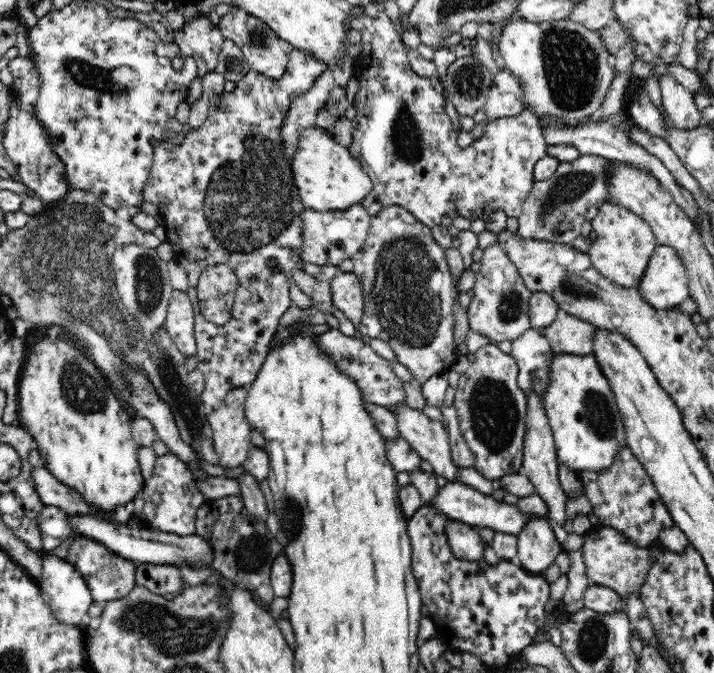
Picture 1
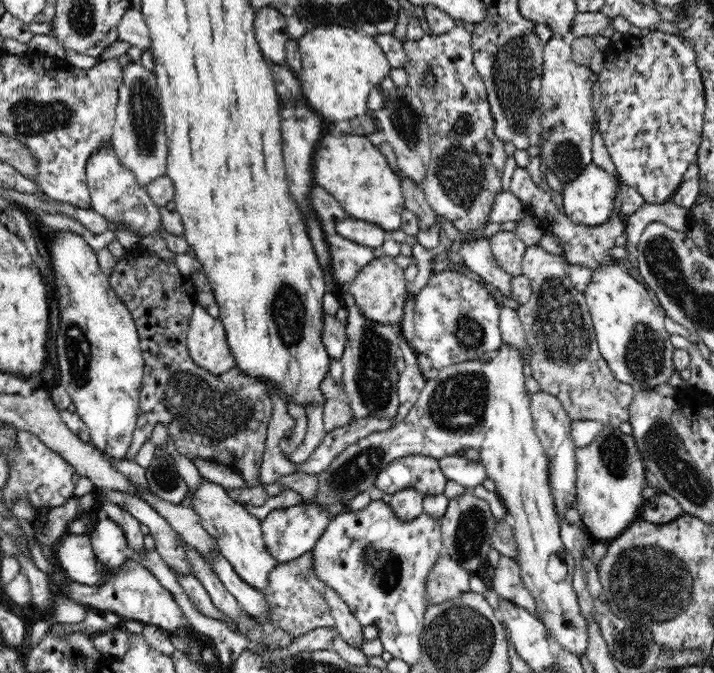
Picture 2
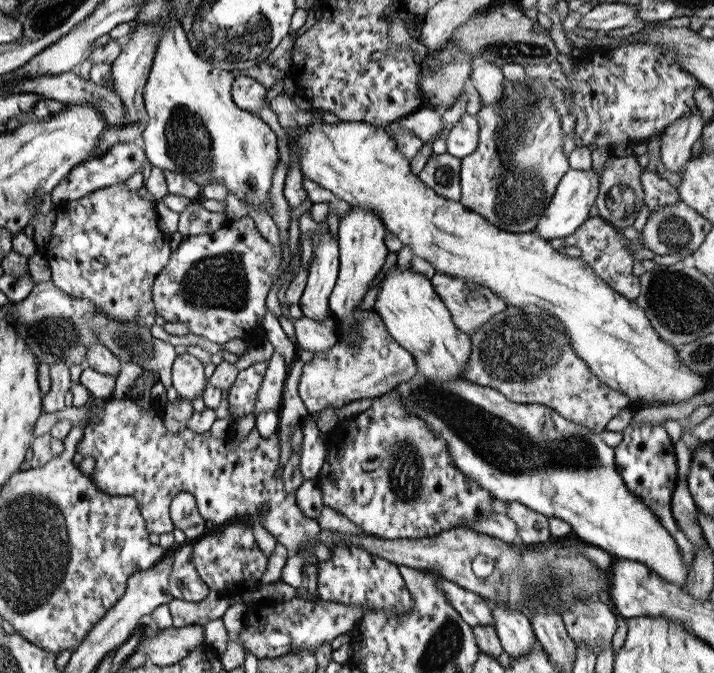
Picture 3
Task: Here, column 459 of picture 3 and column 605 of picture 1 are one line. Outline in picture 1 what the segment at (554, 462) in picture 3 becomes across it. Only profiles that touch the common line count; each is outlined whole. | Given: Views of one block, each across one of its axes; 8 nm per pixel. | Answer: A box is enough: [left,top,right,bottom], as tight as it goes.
[544,354,627,472]

